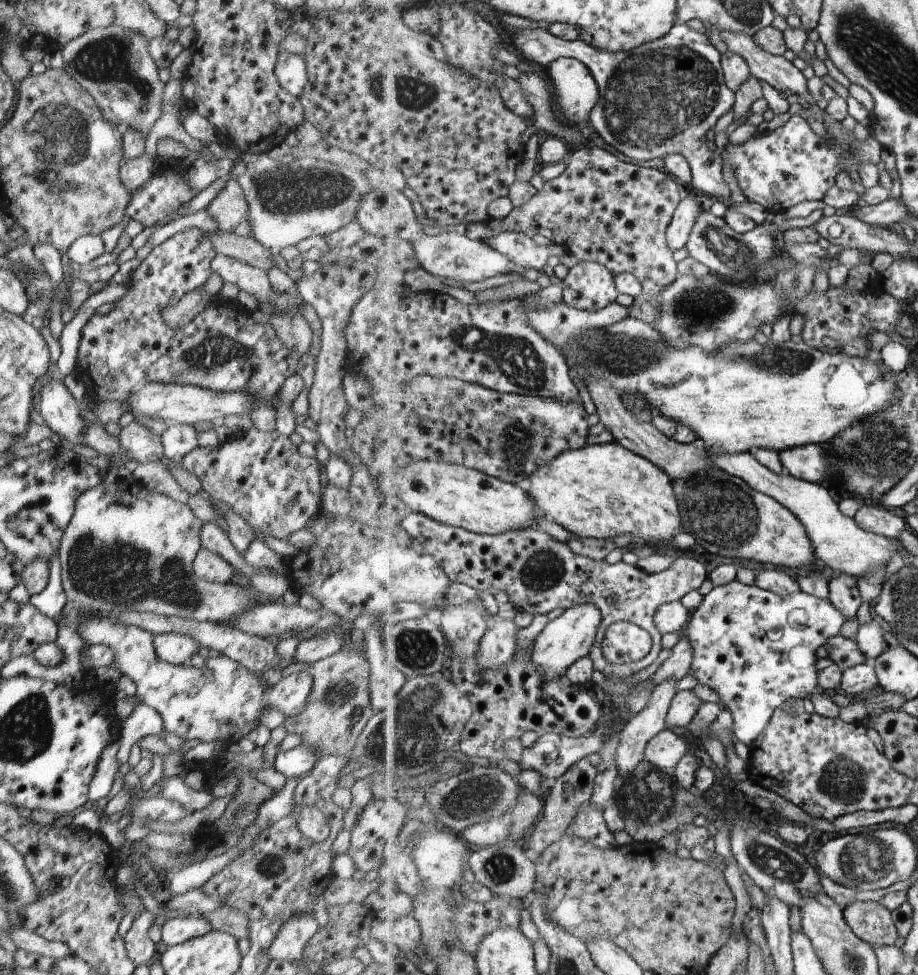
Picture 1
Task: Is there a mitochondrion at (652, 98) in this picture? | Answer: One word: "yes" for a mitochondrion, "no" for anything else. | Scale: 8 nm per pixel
yes

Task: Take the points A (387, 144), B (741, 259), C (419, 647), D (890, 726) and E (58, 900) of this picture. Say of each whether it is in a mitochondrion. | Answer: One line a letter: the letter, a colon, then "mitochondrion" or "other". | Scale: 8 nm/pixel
A: other
B: mitochondrion
C: mitochondrion
D: other
E: other

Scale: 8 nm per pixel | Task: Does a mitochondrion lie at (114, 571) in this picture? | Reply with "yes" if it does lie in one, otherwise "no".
yes

